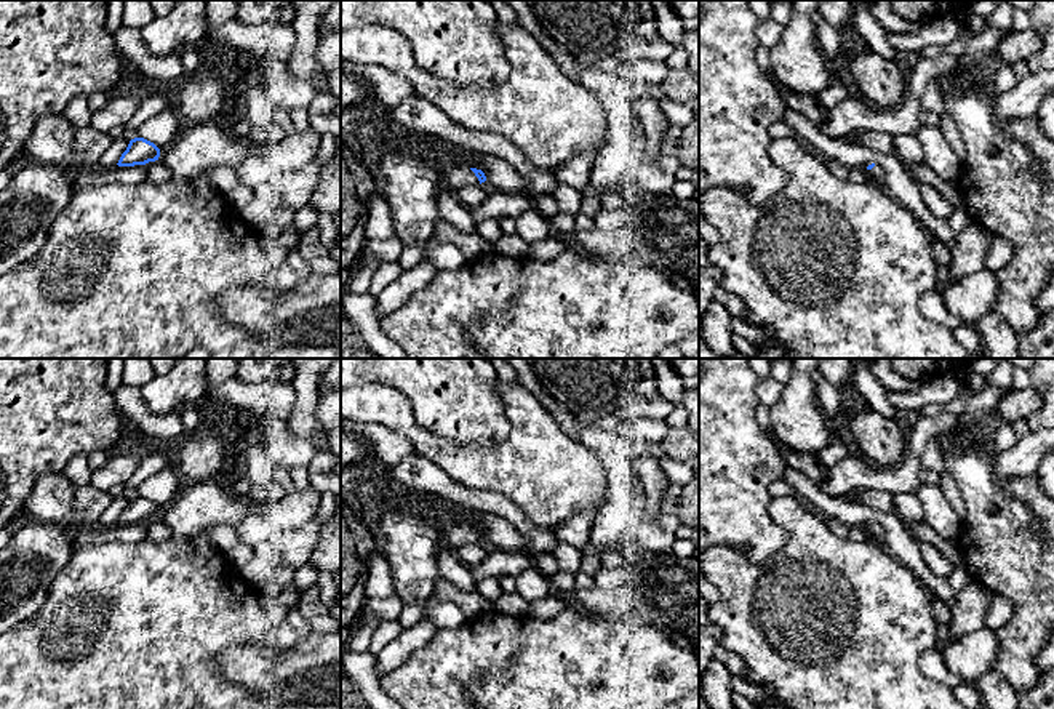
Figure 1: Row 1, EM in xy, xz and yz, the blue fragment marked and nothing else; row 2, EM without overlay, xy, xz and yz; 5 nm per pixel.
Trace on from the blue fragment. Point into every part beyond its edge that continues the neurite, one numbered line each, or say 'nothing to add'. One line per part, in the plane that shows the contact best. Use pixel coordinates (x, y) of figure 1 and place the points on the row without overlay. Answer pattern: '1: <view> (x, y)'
1: xz (453, 536)

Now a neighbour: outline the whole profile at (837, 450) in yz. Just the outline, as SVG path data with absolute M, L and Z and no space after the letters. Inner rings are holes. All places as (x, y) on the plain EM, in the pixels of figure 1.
M843 439L828 442L828 445L817 453L819 463L824 467L832 467L849 455L848 445Z

